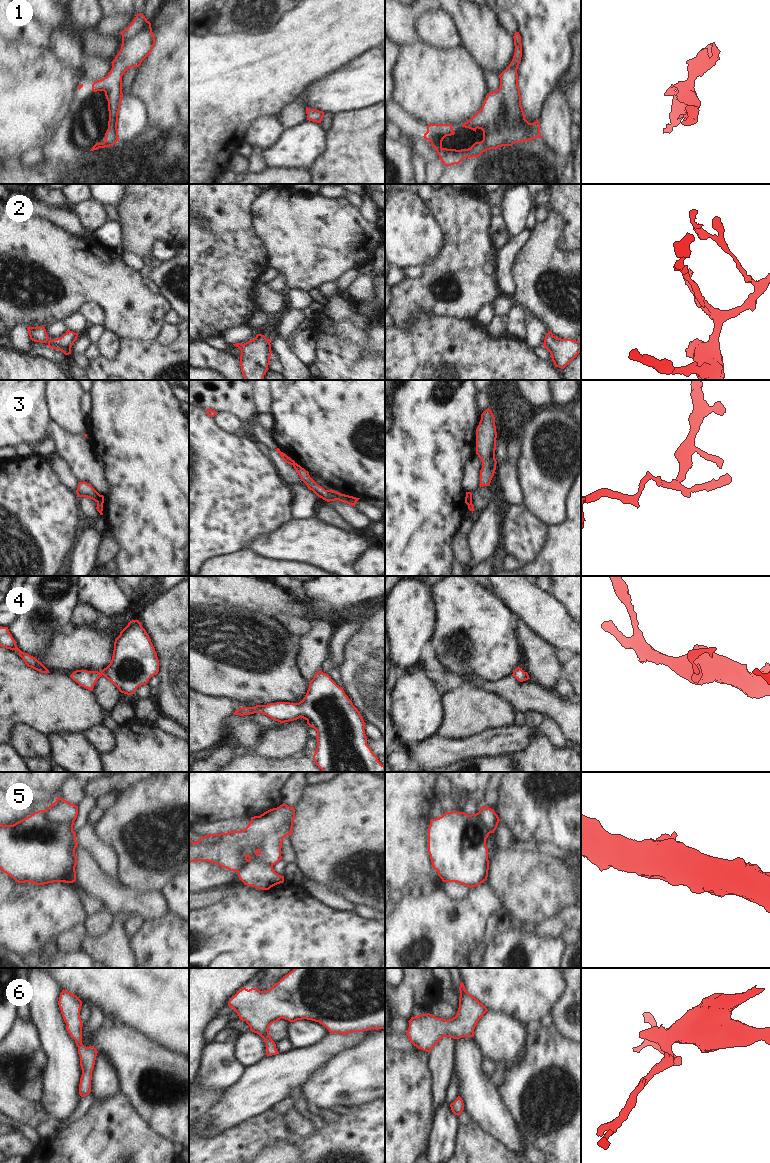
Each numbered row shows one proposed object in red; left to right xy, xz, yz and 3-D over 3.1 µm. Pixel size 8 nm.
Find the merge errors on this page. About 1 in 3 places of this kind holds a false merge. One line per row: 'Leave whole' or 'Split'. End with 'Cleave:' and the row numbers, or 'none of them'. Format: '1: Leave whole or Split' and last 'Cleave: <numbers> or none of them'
1: Leave whole
2: Leave whole
3: Split
4: Leave whole
5: Split
6: Leave whole
Cleave: 3, 5.

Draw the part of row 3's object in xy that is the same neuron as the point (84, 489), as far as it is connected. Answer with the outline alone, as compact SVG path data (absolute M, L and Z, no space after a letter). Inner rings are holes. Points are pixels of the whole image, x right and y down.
M79 482L76 490L78 497L87 497L95 502L98 501L100 494L87 482Z

